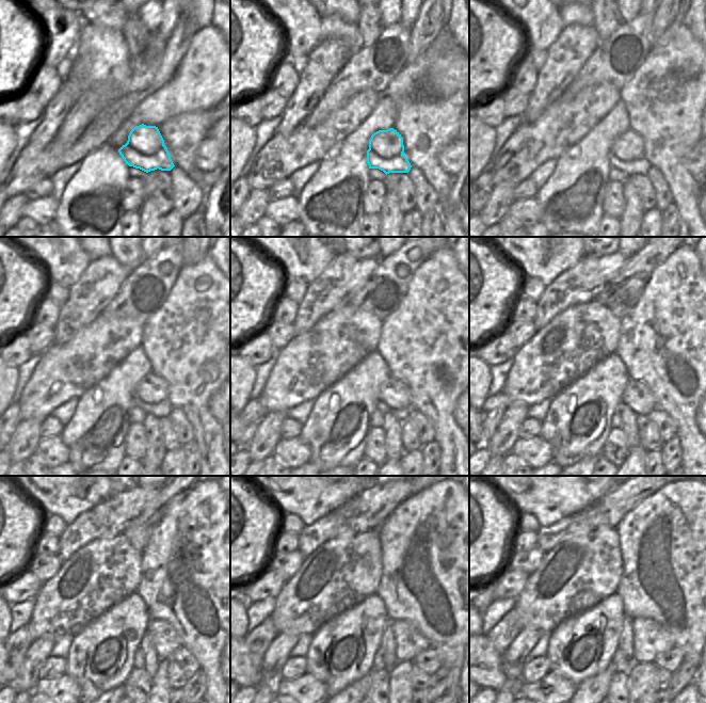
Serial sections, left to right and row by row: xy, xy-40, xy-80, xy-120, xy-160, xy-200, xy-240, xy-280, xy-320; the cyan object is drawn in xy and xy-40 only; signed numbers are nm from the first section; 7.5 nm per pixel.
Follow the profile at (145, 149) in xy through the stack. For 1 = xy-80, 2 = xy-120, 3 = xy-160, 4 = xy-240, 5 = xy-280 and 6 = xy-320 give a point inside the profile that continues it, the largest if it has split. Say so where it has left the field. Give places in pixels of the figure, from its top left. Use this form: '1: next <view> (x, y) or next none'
1: next xy-80 (627, 156)
2: next xy-120 (151, 393)
3: next xy-160 (394, 394)
4: next xy-240 (165, 640)
5: next xy-280 (408, 641)
6: next xy-320 (651, 640)

